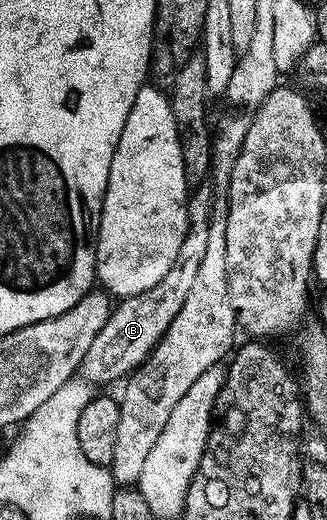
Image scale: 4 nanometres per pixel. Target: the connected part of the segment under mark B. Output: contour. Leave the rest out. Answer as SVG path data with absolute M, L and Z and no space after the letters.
M205 181L193 188L186 202L189 227L180 245L176 263L155 287L141 292L140 295L123 298L115 304L104 327L92 339L92 345L88 347L82 360L80 369L87 384L97 387L118 380L121 382L147 360L163 338L170 323L184 305L206 252L209 219L215 196L216 189L211 182Z

